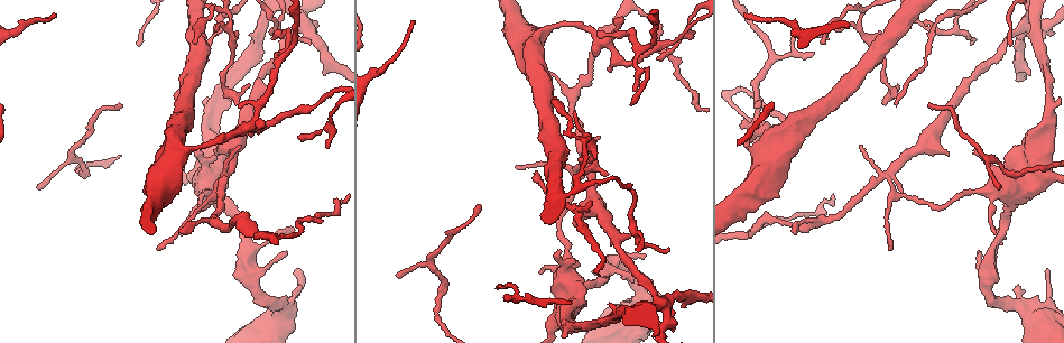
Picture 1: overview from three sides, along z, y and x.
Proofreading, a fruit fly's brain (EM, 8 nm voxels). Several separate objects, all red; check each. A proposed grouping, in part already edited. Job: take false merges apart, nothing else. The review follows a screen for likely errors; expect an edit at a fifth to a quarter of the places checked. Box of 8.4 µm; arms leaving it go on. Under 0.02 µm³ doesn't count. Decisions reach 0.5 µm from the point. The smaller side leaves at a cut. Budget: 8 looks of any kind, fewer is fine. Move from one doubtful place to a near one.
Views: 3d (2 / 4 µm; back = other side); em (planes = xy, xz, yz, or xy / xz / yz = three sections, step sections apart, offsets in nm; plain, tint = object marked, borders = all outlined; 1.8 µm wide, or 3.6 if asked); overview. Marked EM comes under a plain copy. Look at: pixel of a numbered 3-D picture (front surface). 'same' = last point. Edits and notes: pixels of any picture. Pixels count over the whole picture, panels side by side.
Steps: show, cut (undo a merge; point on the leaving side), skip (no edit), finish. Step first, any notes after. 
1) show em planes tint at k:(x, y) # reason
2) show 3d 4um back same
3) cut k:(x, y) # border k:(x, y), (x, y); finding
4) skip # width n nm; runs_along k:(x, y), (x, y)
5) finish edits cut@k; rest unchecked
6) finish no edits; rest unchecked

show em 3.6um xz step 16 tint at 1:(1013, 196) # four-way junction

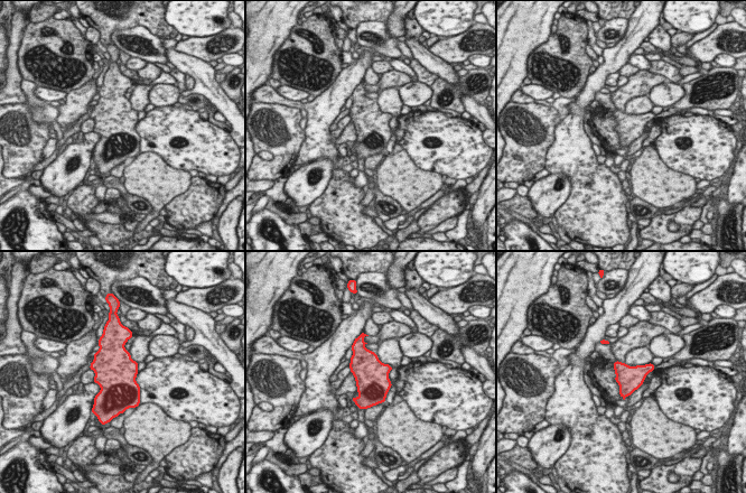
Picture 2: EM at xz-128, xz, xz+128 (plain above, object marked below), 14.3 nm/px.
show em 3.6um planes tint same

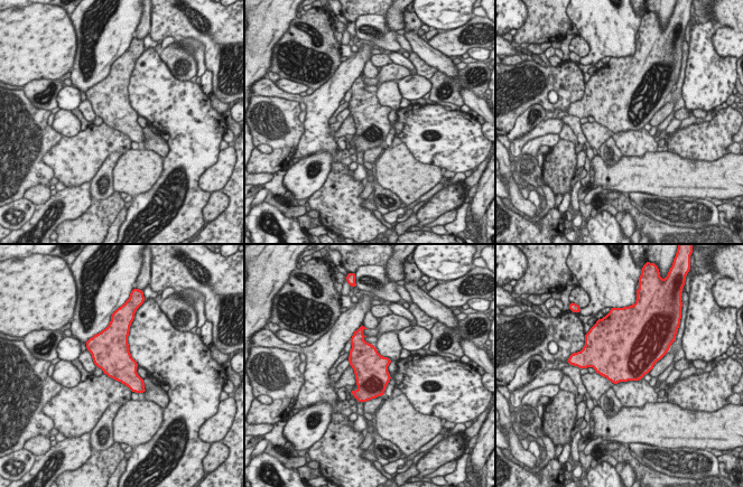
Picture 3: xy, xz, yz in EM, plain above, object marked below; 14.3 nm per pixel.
skip # all the same cell

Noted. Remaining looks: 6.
show em planes tint at 1:(608, 43) # three arms meet

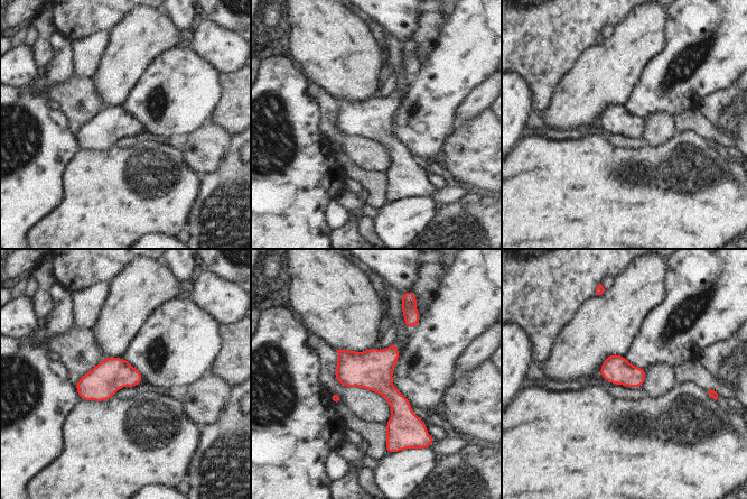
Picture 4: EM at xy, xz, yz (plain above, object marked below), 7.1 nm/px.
skip # width 200 nm; all the same cell

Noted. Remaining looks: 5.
show 3d 4um at 1:(222, 177) # three arms meet

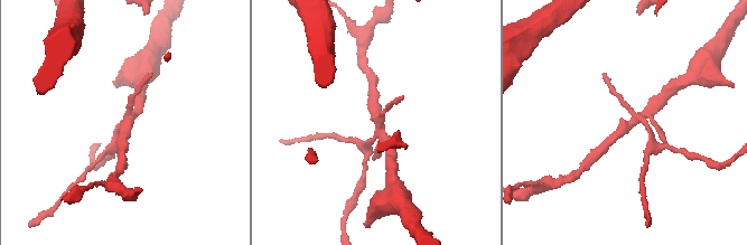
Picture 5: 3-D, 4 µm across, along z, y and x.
show em planes tint at 5:(379, 131) # shape alone is not enough

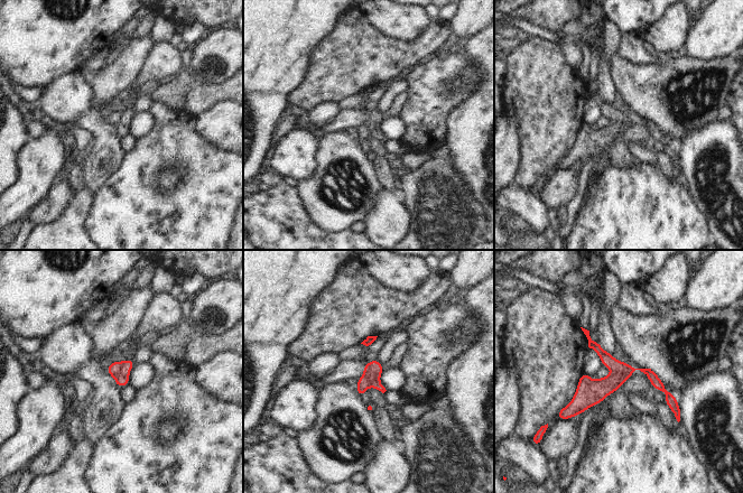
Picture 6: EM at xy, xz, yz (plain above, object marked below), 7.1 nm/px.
cut 6:(594, 392) # border 6:(612, 371), (623, 371), (629, 377); a second cell is stuck on

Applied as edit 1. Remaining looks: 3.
finish edits cut@6; rest unchecked

